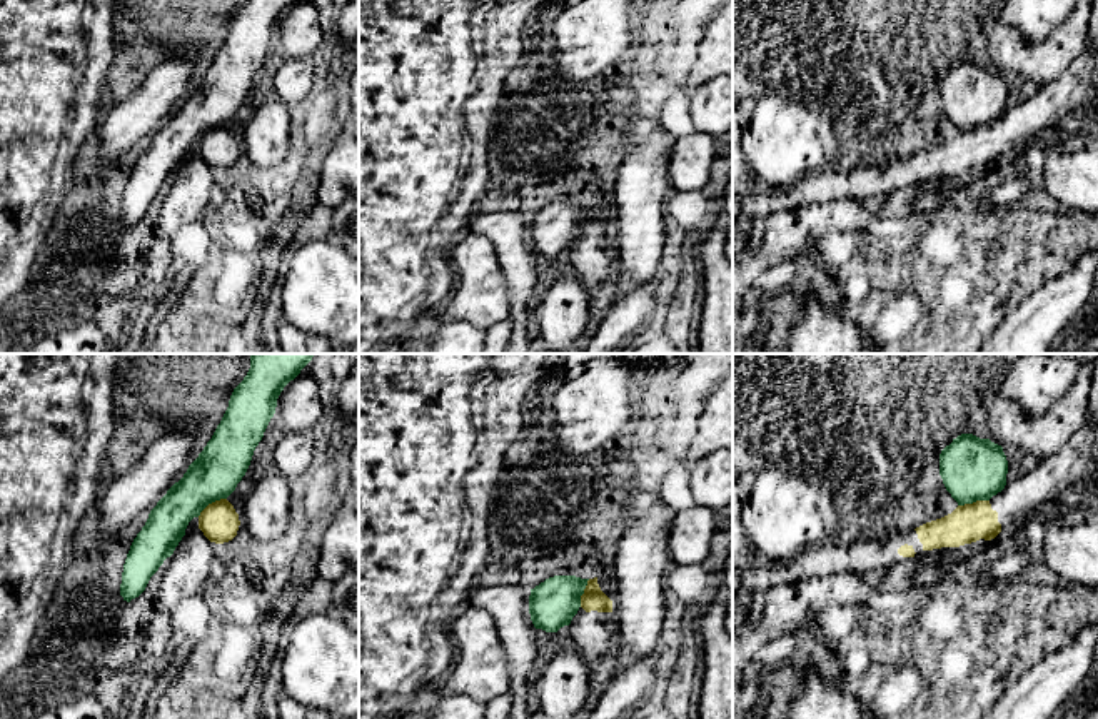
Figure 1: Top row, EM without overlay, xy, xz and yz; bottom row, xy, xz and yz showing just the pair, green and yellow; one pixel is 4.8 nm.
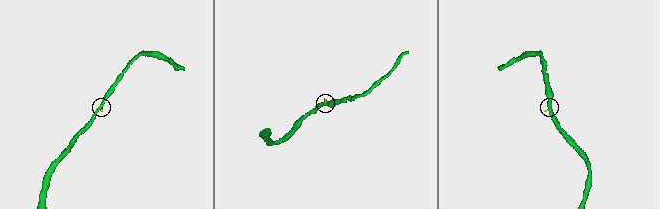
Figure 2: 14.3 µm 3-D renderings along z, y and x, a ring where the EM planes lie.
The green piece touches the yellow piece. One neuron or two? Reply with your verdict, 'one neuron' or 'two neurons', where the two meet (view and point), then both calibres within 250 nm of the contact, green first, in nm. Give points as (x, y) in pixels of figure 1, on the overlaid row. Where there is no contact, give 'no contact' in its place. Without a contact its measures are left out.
two neurons | yz (973, 501) | 300/190 nm

